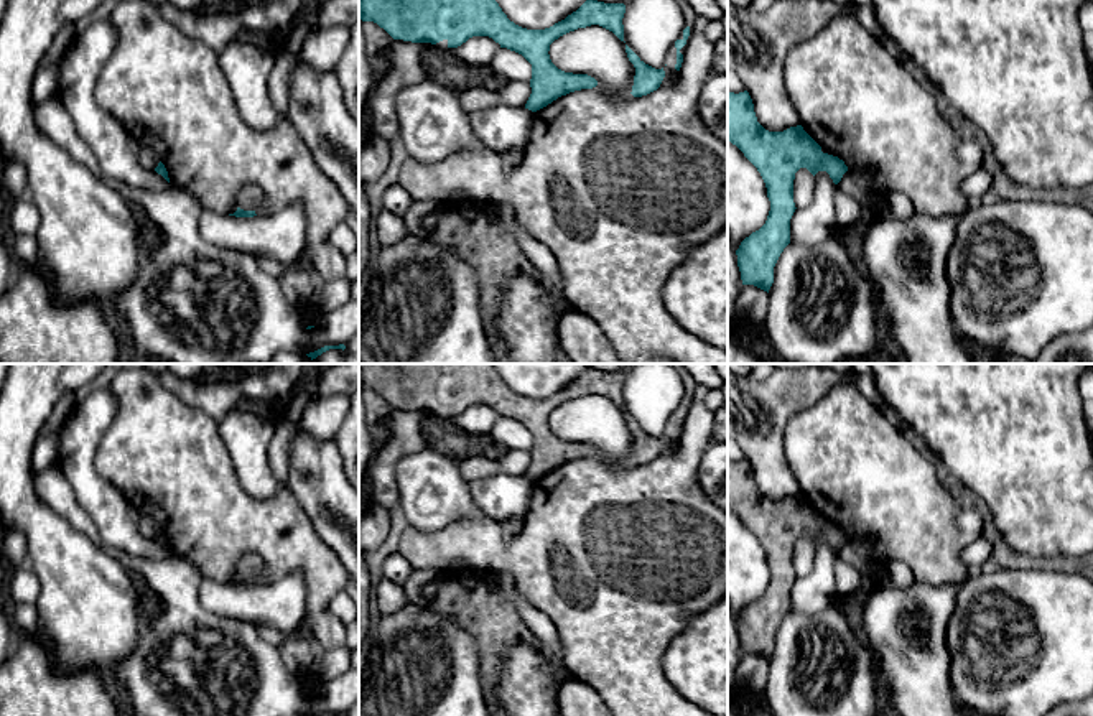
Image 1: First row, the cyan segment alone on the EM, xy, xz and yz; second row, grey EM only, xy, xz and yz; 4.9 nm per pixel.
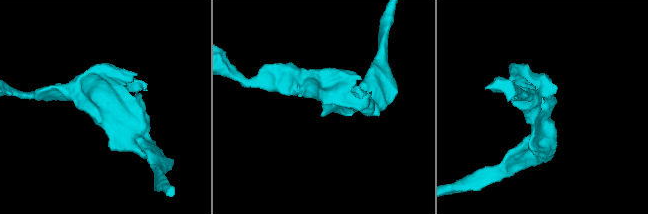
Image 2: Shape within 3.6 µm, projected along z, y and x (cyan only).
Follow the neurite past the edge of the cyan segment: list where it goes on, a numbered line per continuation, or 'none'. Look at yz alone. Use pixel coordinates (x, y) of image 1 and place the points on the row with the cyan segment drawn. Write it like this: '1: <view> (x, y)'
none

